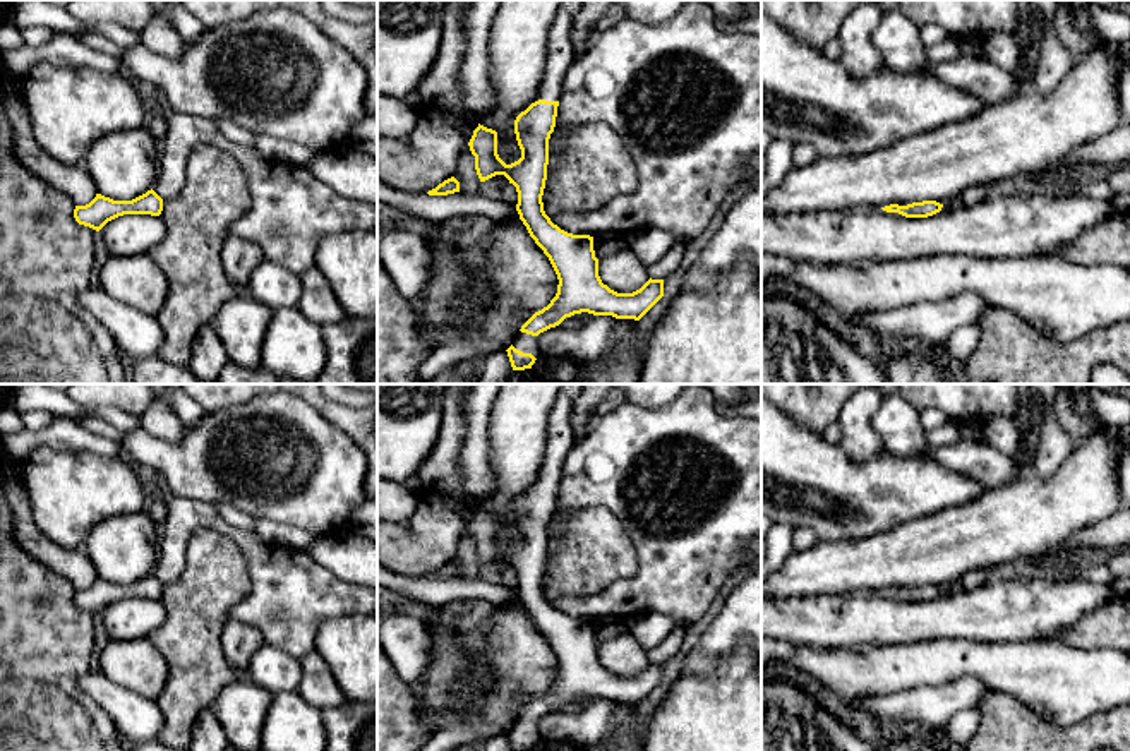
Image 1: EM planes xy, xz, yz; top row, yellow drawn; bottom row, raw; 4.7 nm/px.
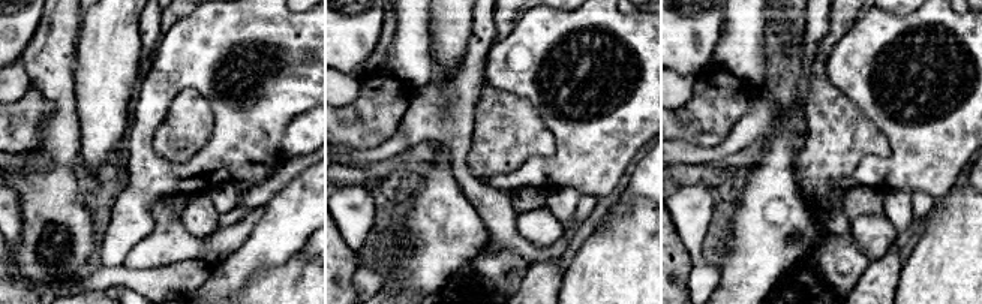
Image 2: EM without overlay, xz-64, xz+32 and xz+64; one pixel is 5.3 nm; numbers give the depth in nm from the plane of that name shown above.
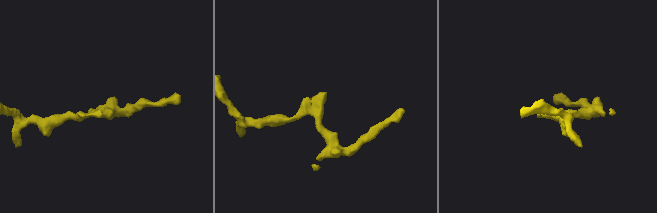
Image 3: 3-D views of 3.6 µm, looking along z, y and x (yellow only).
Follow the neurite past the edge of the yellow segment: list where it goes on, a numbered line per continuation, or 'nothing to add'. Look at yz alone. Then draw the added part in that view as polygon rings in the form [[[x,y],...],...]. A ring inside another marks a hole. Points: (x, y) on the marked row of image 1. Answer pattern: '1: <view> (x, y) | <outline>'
nothing to add

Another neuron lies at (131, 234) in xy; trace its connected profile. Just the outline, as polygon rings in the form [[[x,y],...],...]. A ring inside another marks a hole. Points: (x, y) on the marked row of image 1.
[[[123,214],[98,231],[110,255],[118,257],[147,254],[165,235],[165,221],[151,214]]]

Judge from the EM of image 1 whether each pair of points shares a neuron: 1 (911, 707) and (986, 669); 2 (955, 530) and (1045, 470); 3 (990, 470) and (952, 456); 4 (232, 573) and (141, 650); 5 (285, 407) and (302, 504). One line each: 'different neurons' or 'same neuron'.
1: different neurons
2: different neurons
3: same neuron
4: different neurons
5: same neuron

